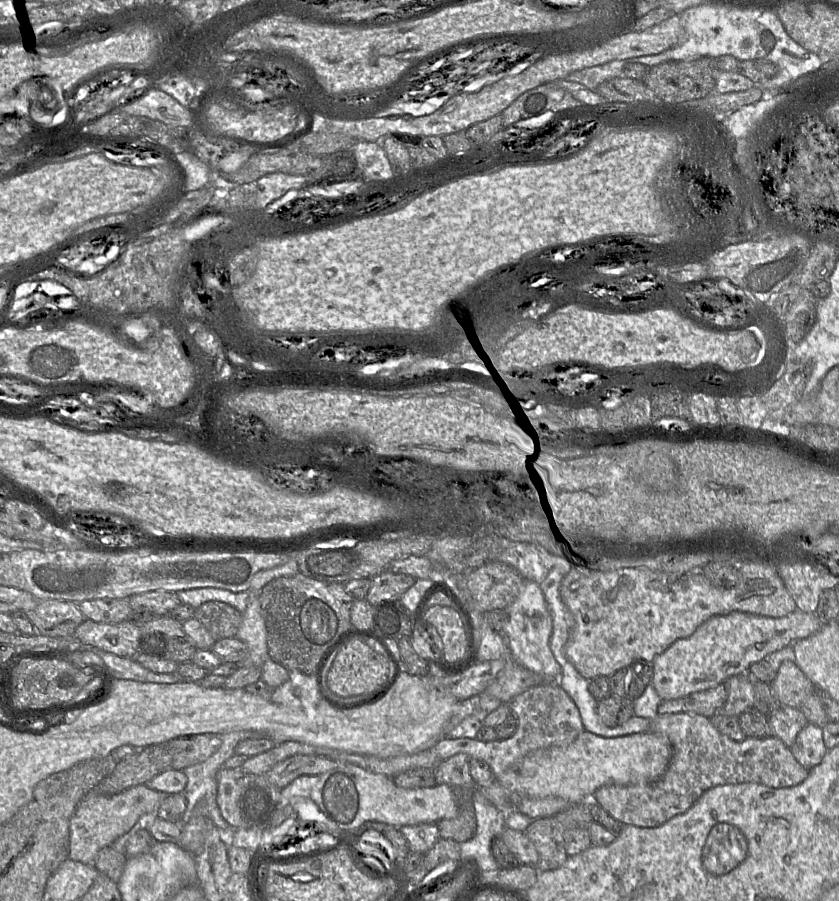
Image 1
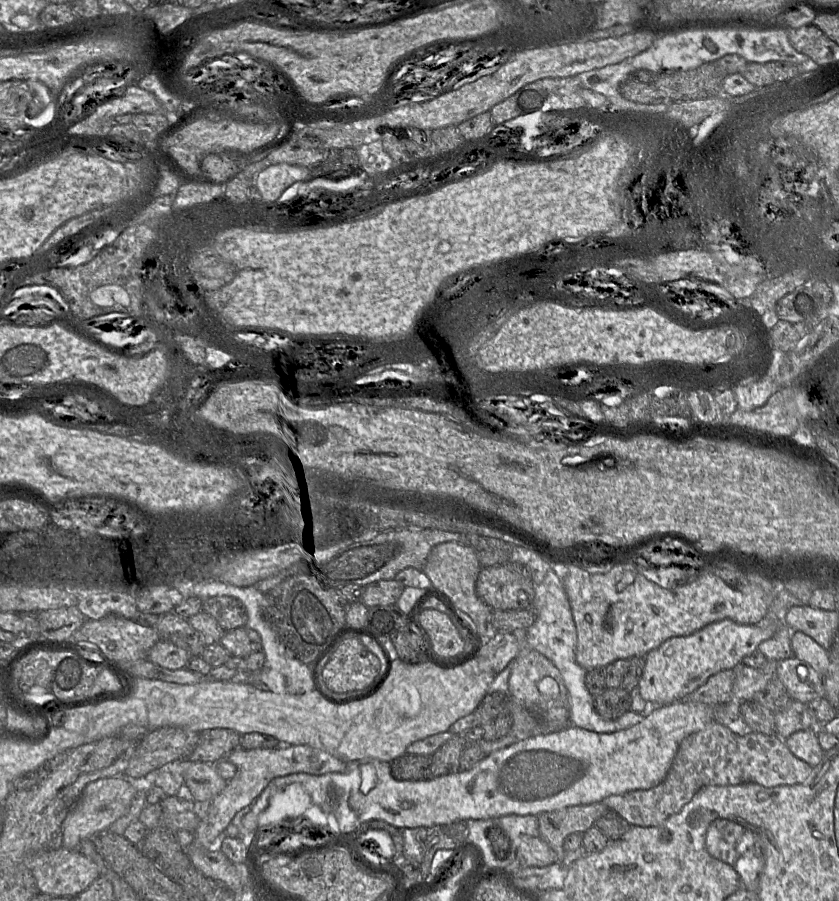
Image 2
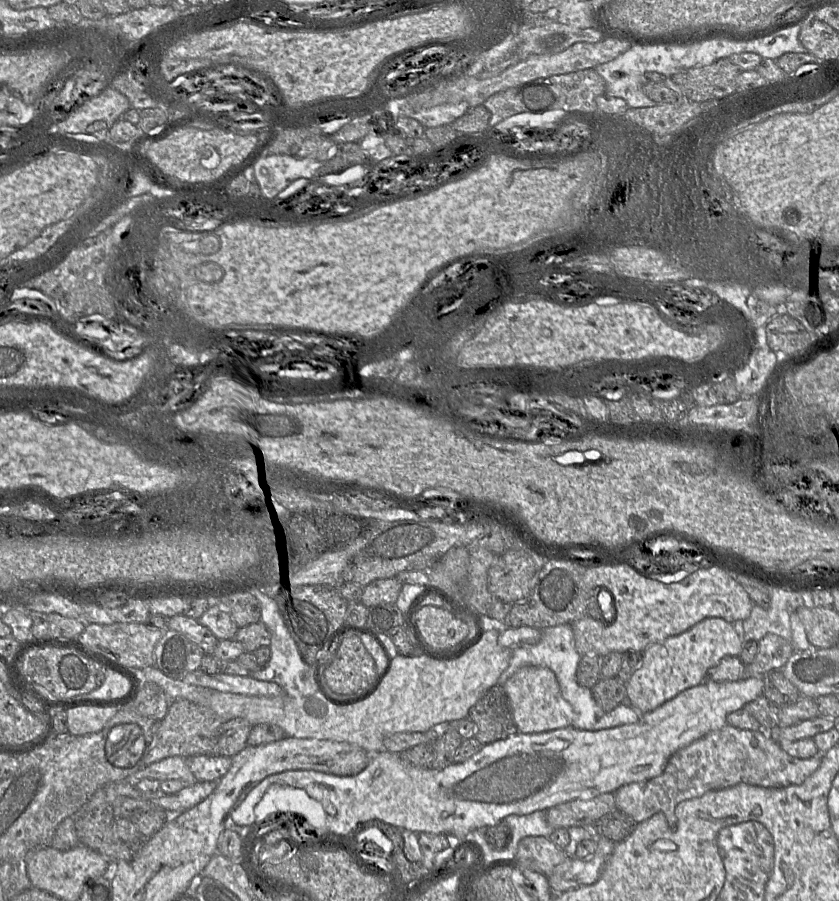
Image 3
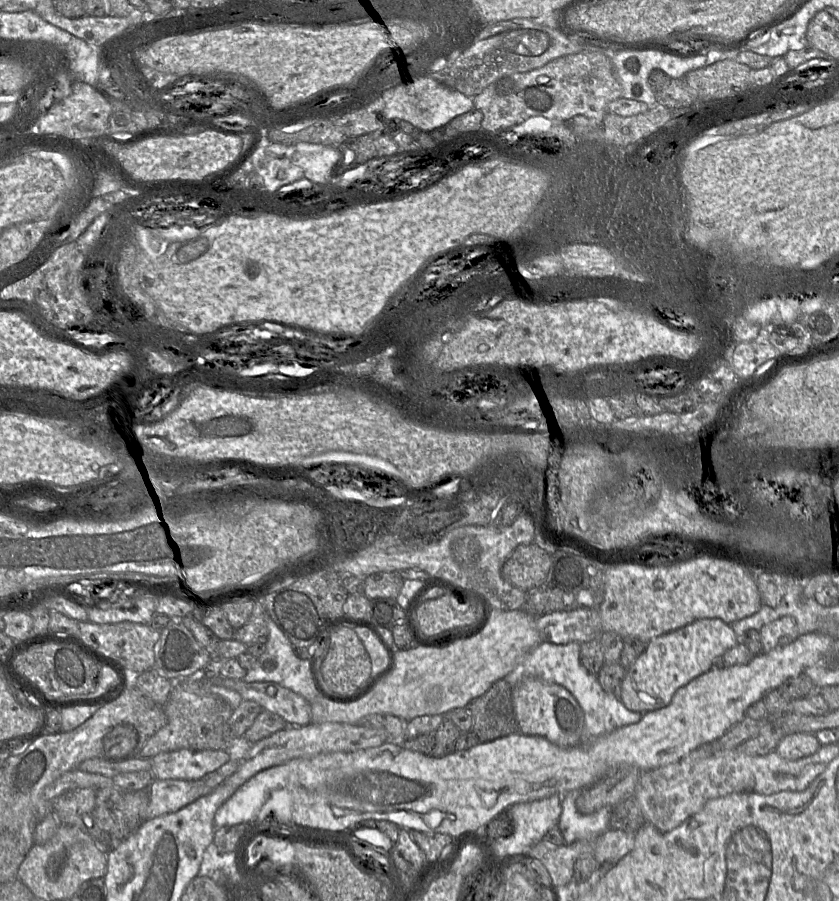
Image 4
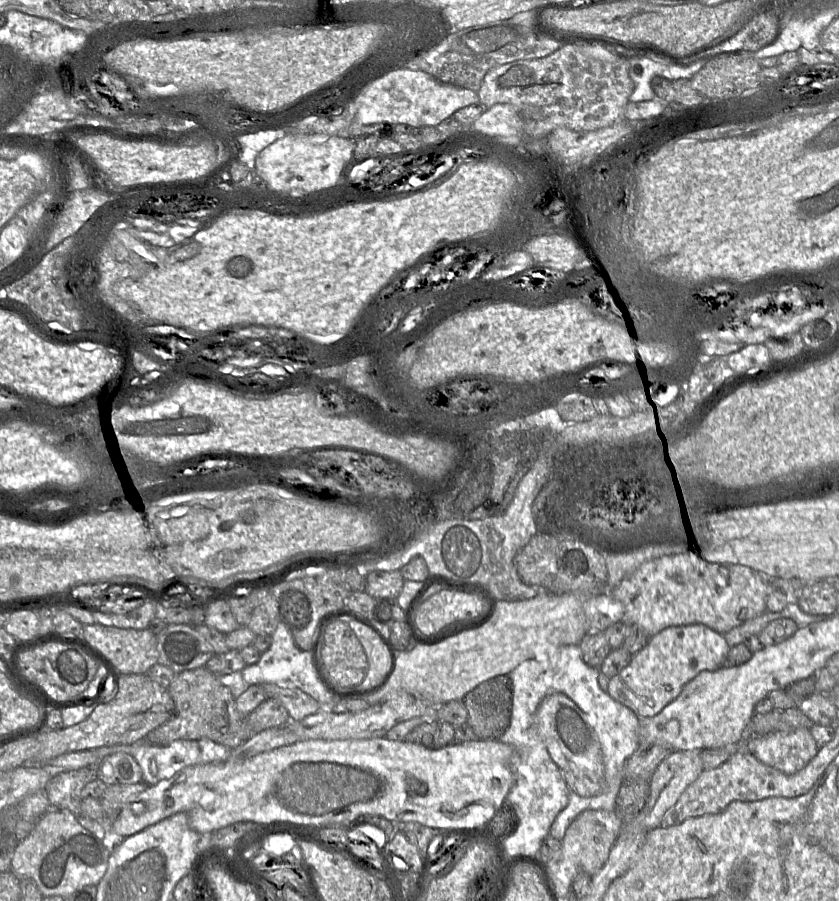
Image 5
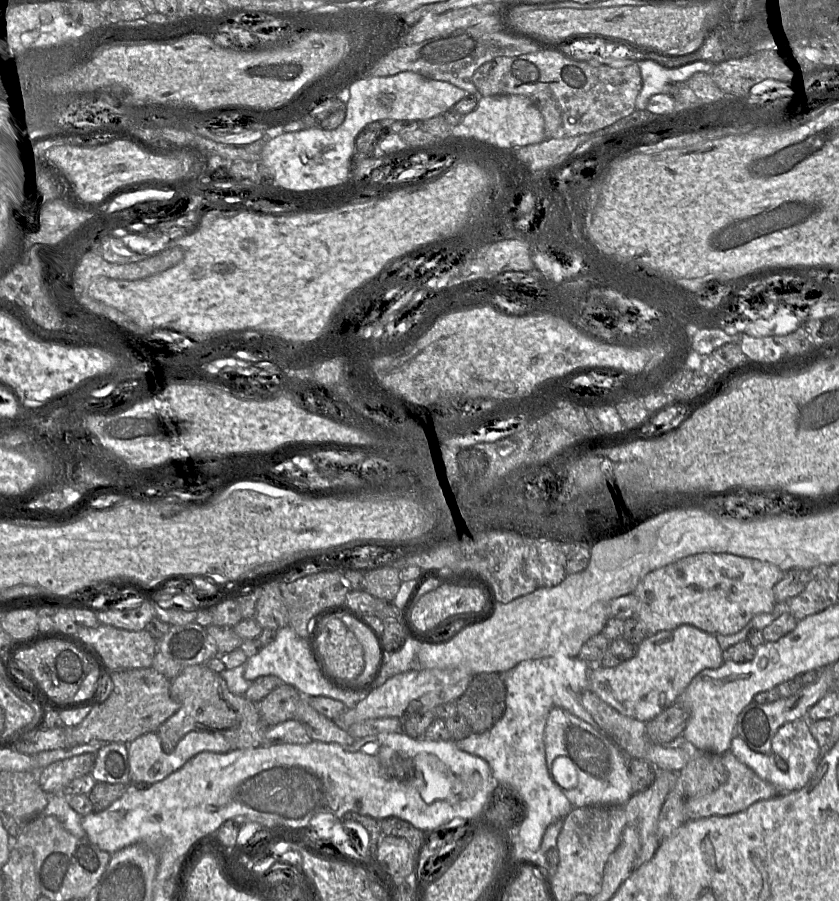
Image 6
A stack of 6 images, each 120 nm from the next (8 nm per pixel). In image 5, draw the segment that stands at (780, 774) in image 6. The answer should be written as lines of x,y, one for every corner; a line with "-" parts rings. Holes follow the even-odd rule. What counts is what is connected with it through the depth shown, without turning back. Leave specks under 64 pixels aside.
810,728
753,735
742,743
760,762
787,775
804,768
819,750

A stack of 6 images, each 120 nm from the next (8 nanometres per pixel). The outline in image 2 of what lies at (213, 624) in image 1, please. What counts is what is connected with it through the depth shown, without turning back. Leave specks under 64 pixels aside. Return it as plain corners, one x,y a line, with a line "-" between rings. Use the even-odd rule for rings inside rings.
230,596
202,600
202,611
213,616
224,631
247,626
246,608
240,600

